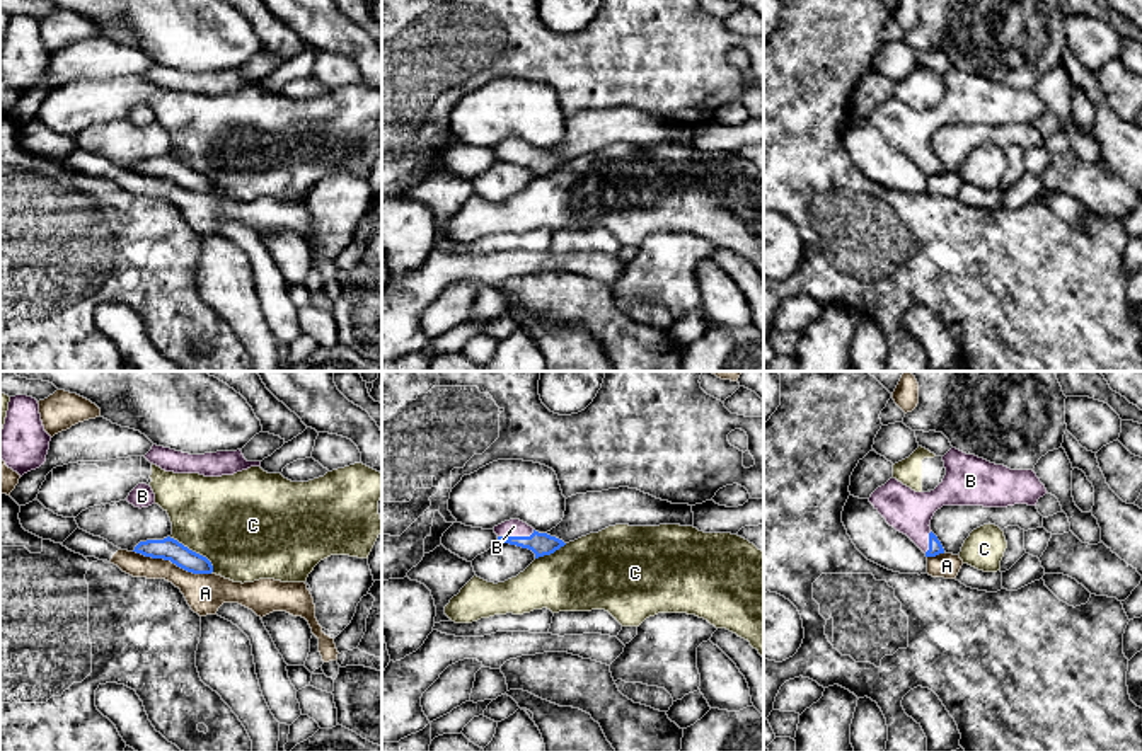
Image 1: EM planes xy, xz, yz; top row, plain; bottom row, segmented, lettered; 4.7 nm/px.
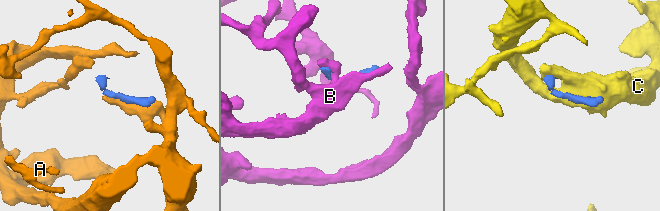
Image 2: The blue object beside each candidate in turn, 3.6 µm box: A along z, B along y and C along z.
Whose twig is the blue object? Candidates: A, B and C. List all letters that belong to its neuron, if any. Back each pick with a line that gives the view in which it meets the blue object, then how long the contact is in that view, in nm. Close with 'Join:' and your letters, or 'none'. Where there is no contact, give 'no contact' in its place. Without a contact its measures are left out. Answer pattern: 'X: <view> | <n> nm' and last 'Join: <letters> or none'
B: xz | 180 nm
Join: B

